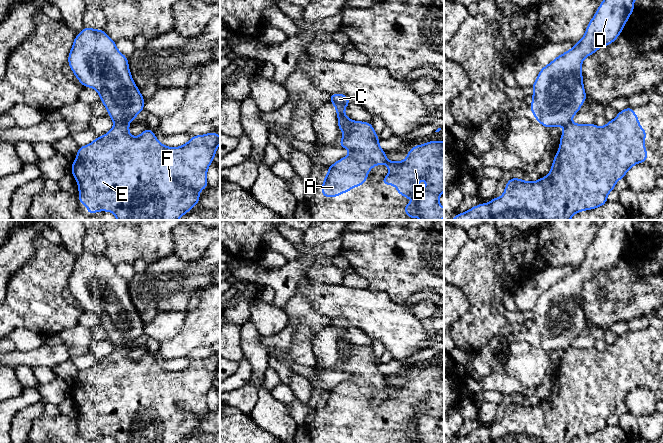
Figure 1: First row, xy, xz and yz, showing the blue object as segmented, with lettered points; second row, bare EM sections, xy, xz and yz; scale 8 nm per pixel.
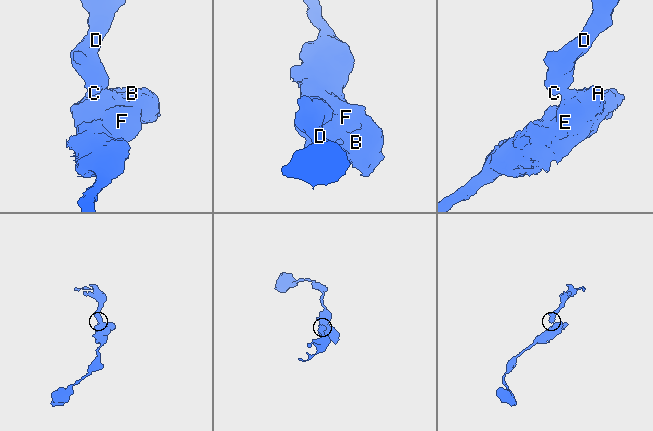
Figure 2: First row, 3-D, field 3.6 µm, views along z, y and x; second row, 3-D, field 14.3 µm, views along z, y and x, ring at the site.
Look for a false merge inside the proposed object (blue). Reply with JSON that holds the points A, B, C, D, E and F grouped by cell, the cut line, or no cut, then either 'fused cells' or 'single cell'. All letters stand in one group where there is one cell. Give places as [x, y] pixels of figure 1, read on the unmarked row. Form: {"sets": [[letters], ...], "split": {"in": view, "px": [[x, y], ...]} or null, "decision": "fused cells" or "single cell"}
{"sets": [["A", "B", "E", "F"], ["C", "D"]], "split": {"in": "xy", "px": [[128, 345], [115, 347]]}, "decision": "fused cells"}

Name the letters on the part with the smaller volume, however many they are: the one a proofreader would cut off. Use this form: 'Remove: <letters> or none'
Remove: C, D

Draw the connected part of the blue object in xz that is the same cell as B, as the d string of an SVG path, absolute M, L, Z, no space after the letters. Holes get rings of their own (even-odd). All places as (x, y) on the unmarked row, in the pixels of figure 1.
M338 343L338 352L346 356L339 370L351 377L328 391L321 411L325 422L339 421L342 416L349 417L351 412L360 411L367 404L371 392L385 387L390 397L381 407L395 409L397 418L407 421L409 428L403 435L408 443L444 441L444 432L439 427L444 415L444 365L415 369L408 374L404 385L396 386L386 383L386 376L381 373L370 346ZM421 403L425 403L427 409L418 415L416 411Z

